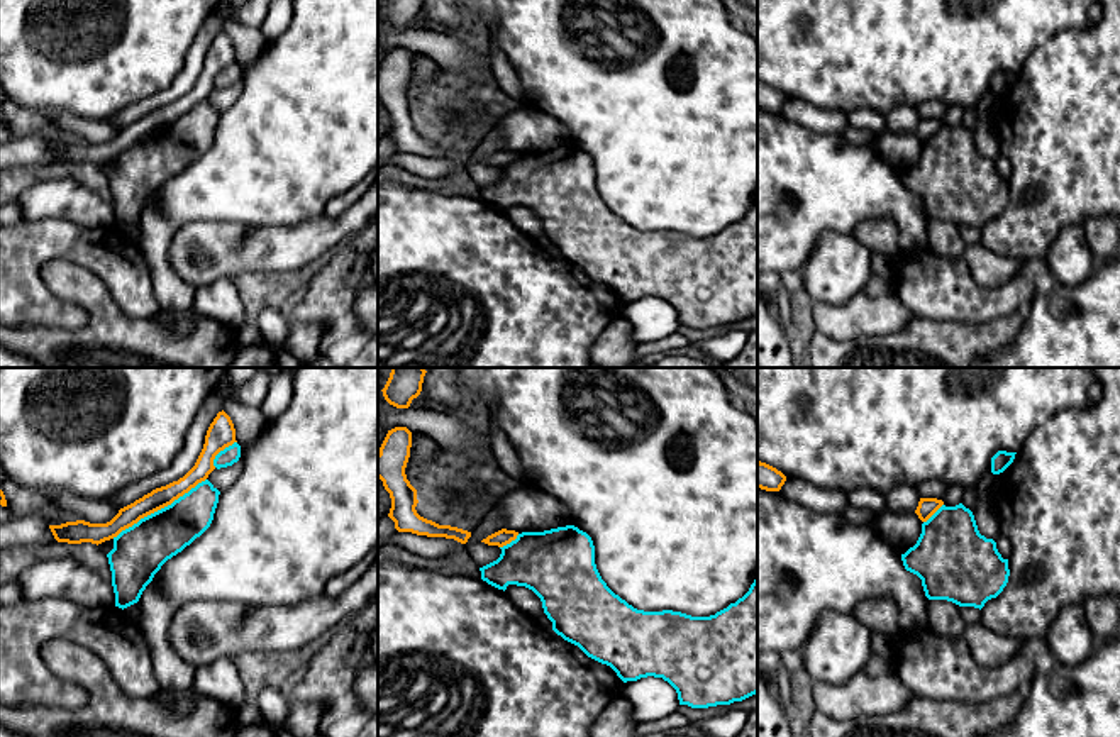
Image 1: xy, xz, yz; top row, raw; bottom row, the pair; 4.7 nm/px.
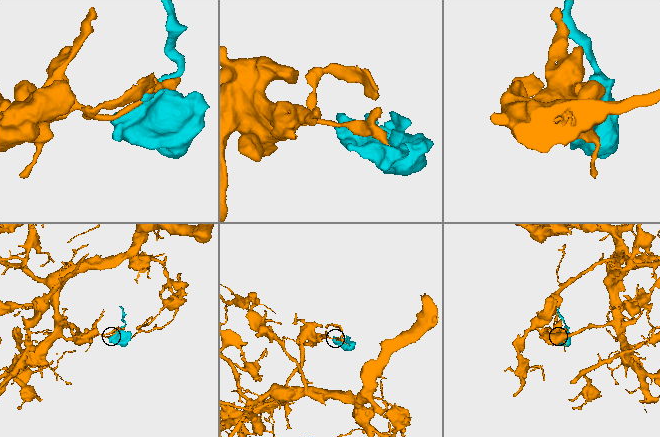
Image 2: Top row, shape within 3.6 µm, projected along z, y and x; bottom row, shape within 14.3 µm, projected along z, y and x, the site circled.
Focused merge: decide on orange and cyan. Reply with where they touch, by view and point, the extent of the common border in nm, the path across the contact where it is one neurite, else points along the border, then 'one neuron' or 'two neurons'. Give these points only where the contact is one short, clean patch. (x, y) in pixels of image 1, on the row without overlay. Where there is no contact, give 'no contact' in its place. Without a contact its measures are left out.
contact xy (158, 129); length 550 nm; two neurons

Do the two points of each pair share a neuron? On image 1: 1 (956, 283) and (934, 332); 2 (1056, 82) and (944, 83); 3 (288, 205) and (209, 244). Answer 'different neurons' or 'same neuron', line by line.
1: different neurons
2: different neurons
3: different neurons

